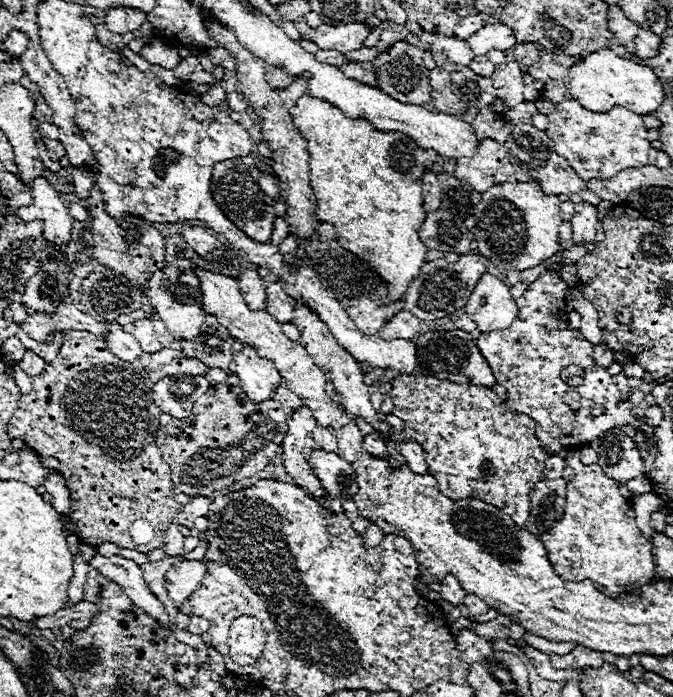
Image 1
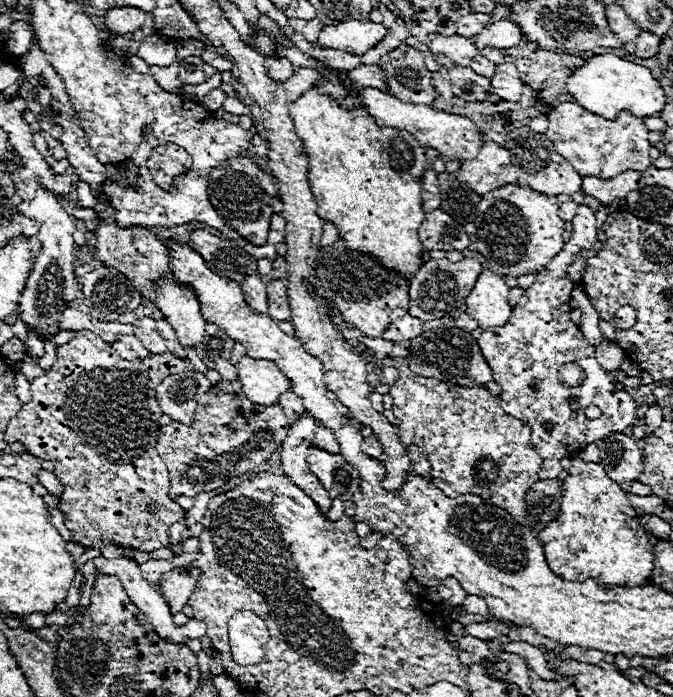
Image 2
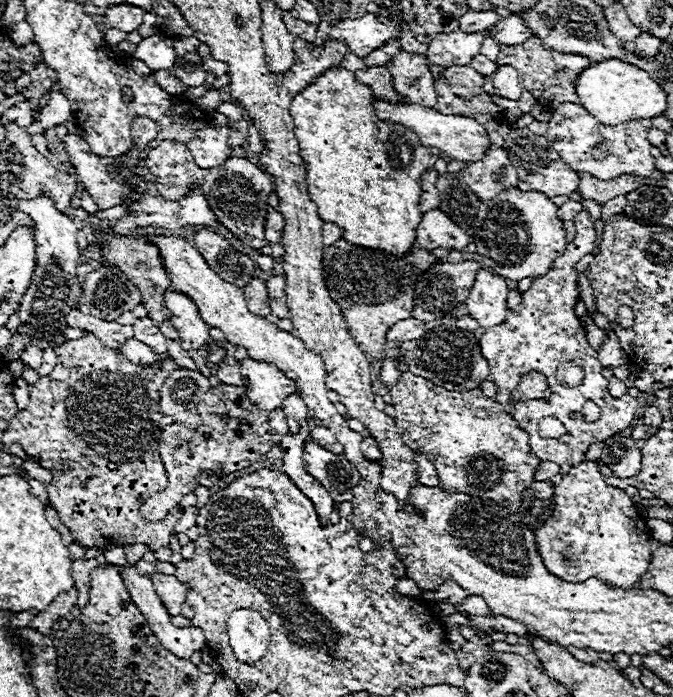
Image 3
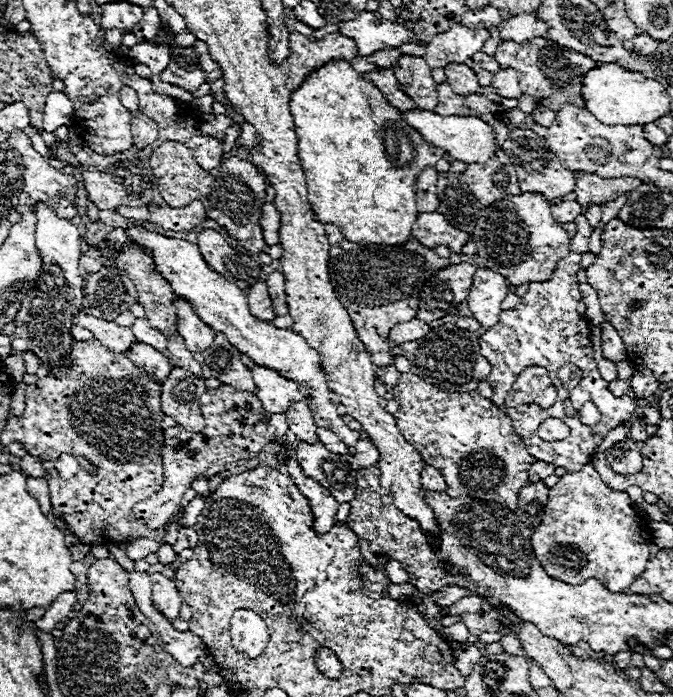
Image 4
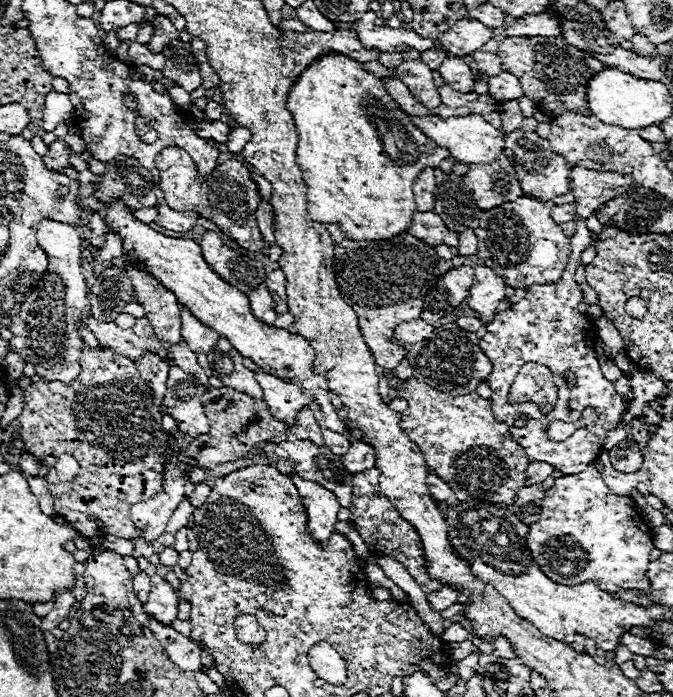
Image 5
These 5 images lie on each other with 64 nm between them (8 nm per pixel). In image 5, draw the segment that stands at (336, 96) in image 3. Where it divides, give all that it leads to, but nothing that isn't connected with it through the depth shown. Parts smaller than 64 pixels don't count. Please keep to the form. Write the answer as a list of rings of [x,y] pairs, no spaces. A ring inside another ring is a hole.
[[[330,52],[330,54],[324,54],[320,56],[318,60],[314,60],[296,80],[296,84],[290,88],[288,92],[288,98],[286,98],[286,108],[292,112],[292,118],[296,122],[296,130],[300,134],[300,140],[298,140],[298,150],[296,150],[296,158],[298,158],[298,166],[302,170],[302,180],[306,182],[306,194],[308,194],[308,214],[314,222],[322,222],[322,224],[338,224],[348,238],[354,238],[354,240],[386,240],[386,238],[392,238],[394,234],[402,234],[408,230],[410,222],[412,222],[412,214],[416,210],[416,204],[414,204],[414,192],[412,192],[412,186],[414,186],[414,180],[418,178],[418,174],[424,170],[424,168],[438,168],[440,162],[444,158],[450,156],[450,152],[446,148],[440,148],[436,142],[432,142],[414,122],[410,122],[410,116],[392,100],[392,96],[388,94],[388,90],[384,88],[382,80],[376,78],[372,72],[366,72],[362,70],[362,66],[340,54],[340,52]]]

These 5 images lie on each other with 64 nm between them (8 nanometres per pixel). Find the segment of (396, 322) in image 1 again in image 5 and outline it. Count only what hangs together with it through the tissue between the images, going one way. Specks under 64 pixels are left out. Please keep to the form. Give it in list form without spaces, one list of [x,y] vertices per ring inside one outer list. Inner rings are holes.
[[[410,320],[410,322],[402,322],[396,330],[394,330],[394,338],[398,338],[402,344],[414,344],[414,342],[422,342],[426,340],[430,334],[434,332],[434,326],[426,324],[424,320]]]

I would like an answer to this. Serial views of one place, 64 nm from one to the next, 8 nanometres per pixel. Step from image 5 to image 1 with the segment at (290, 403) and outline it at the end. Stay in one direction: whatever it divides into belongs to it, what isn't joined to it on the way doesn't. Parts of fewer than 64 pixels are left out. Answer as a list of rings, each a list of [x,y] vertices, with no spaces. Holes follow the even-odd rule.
[[[244,348],[234,356],[234,374],[240,378],[240,386],[254,402],[270,400],[278,386],[284,384],[274,364],[256,356],[254,348]]]

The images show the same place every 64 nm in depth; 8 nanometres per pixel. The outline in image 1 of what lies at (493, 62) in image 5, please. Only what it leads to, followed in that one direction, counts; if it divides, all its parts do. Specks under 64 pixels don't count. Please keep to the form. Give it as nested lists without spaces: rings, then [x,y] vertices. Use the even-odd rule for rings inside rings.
[[[474,56],[470,68],[472,68],[476,74],[482,74],[482,76],[490,76],[490,74],[494,74],[494,64],[492,64],[486,56],[482,56],[482,58]]]

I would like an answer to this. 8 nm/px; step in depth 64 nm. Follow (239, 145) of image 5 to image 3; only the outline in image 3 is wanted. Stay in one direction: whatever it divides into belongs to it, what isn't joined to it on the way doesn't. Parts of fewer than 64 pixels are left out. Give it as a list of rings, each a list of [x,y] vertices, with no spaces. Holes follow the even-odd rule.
[[[252,124],[248,126],[248,138],[246,138],[246,142],[248,142],[248,146],[250,146],[252,152],[256,152],[256,154],[262,152],[262,138],[260,138],[258,130]]]

